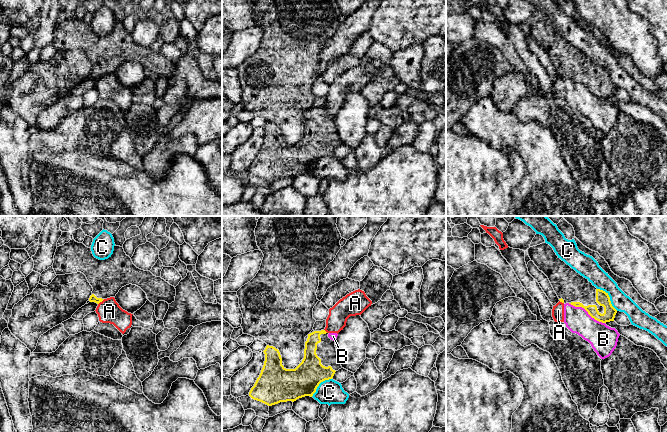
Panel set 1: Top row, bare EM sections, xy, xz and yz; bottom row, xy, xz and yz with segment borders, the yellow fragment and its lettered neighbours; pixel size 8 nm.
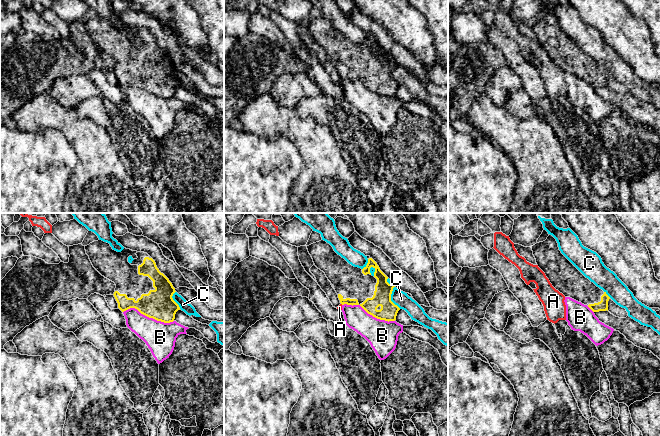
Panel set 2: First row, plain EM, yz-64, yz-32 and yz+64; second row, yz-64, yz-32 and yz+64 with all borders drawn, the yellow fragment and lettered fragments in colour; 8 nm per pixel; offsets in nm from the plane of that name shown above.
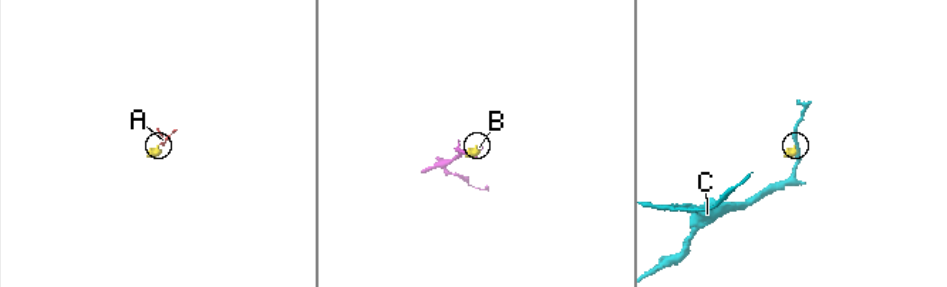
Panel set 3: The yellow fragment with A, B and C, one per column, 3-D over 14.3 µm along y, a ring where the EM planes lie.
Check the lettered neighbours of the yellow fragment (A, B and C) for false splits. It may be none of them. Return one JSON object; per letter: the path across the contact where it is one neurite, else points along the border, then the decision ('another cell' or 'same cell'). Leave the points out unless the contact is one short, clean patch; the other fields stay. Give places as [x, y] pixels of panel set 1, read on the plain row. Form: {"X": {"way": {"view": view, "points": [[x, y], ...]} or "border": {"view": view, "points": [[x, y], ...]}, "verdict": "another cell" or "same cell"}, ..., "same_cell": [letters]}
{"A": {"border": {"view": "xy", "points": [[104, 75], [98, 80]]}, "verdict": "another cell"}, "B": {"verdict": "another cell"}, "C": {"verdict": "another cell"}, "same_cell": []}

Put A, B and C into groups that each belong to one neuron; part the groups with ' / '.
A B / C

